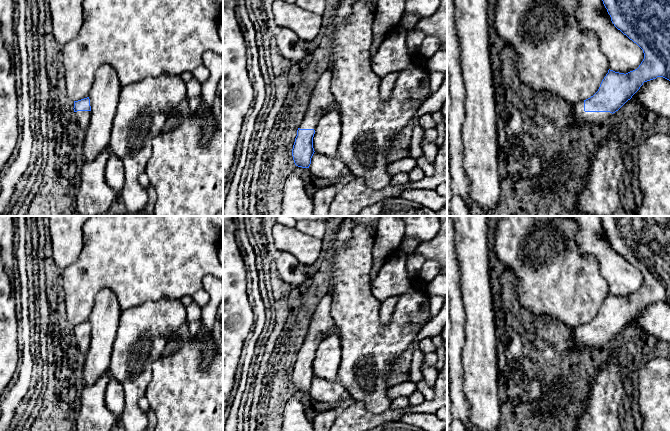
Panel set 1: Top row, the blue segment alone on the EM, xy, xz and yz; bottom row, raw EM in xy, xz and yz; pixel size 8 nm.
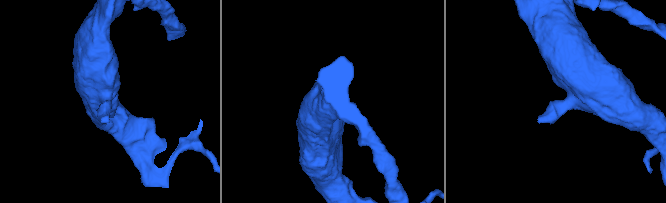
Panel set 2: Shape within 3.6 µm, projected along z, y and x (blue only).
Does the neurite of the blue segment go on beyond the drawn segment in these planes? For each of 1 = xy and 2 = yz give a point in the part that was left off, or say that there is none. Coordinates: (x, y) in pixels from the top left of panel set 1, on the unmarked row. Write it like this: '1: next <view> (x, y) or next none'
1: next xy (83, 341)
2: next yz (581, 342)

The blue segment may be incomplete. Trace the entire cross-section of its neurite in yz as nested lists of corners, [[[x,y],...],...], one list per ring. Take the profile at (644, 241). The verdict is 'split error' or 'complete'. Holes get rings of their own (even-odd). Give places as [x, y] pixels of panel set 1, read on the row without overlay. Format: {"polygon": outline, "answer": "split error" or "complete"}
{"polygon": [[[601,216],[601,219],[614,250],[643,274],[644,283],[637,293],[626,298],[609,293],[593,320],[573,327],[573,348],[577,352],[608,343],[644,306],[657,301],[670,305],[670,216]]], "answer": "split error"}

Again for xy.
{"polygon": [[[89,321],[74,325],[73,333],[80,352],[86,355],[91,342],[91,326]]], "answer": "split error"}

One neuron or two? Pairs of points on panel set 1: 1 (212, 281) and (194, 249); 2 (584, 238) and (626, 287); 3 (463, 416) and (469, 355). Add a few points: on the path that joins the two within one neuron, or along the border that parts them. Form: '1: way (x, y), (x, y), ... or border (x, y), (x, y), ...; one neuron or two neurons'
1: border (212, 274), (207, 274), (203, 278), (202, 286); two neurons
2: way (596, 249), (621, 275); one neuron
3: border (462, 374), (462, 388), (469, 408), (469, 420); two neurons

